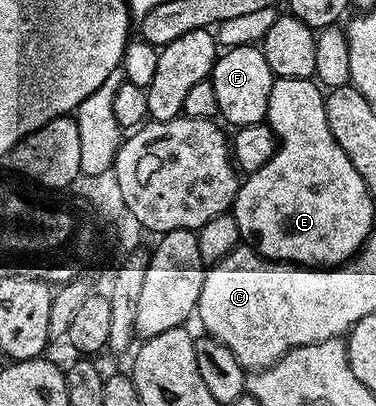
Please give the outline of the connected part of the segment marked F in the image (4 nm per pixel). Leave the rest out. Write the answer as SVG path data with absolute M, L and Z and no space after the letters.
M260 46L230 47L222 50L217 56L211 76L215 101L219 101L218 116L233 123L234 128L266 122L274 78L271 65L267 65L267 57L261 52Z

